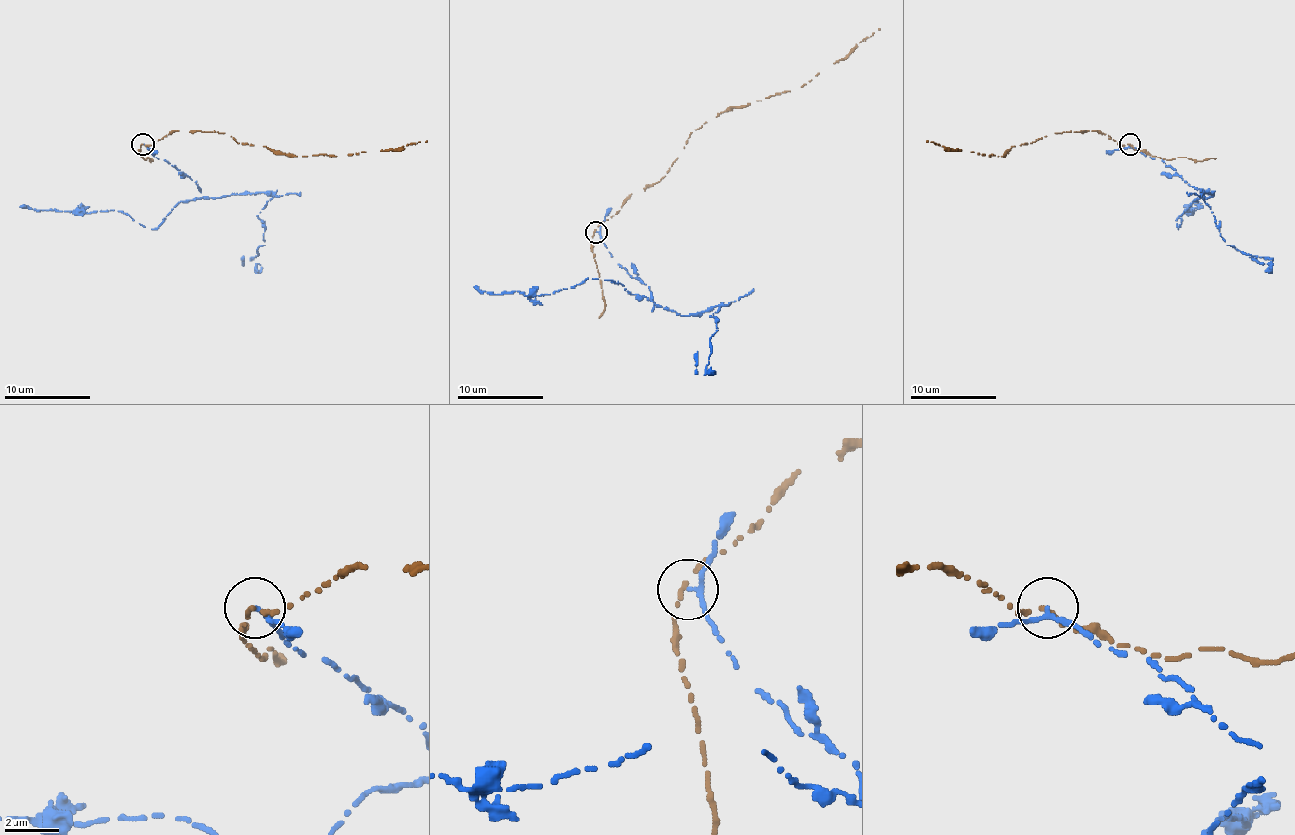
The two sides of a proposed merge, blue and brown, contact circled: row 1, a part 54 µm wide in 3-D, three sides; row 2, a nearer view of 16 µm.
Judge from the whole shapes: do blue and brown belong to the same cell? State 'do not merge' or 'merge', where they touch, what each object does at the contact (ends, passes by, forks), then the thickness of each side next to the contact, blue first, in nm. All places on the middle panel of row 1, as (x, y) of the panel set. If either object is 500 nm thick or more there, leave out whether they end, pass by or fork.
do not merge | (596, 232) | blue passes by | brown ends | 160/180 nm

